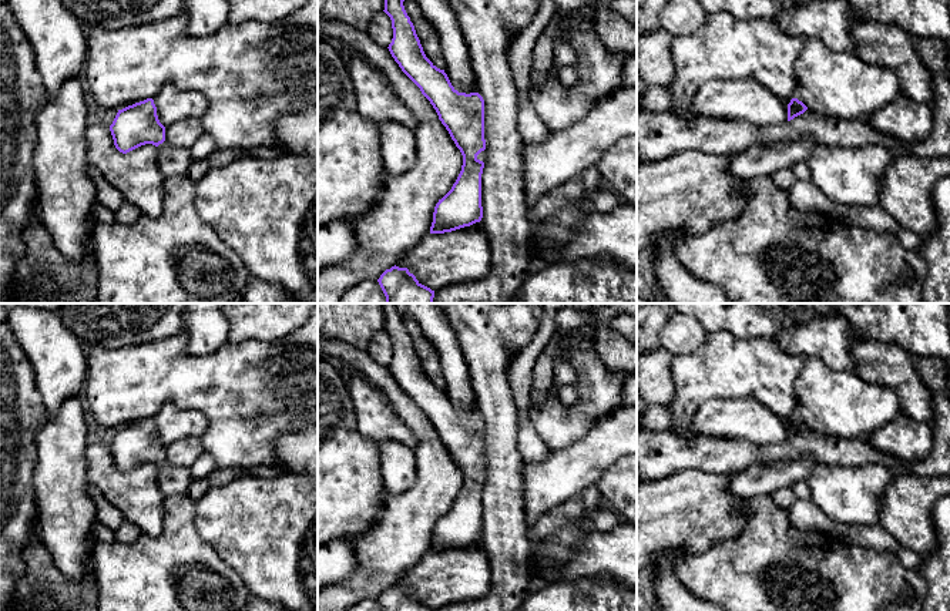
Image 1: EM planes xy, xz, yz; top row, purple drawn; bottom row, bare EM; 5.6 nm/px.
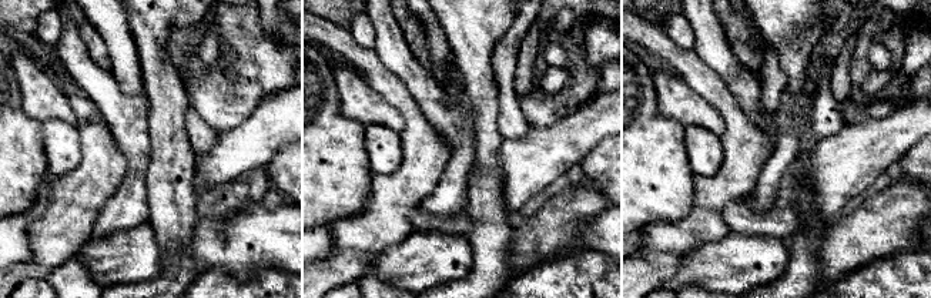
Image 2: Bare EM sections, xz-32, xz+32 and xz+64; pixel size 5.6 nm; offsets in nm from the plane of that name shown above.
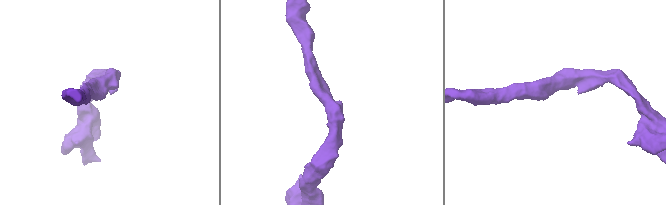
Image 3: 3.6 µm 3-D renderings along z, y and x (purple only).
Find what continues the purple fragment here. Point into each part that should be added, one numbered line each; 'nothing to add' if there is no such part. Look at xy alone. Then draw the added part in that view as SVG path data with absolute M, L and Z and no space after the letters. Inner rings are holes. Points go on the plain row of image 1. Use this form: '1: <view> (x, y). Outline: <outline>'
1: xy (171, 479). Outline: M162 461L157 466L157 481L164 497L185 494L194 477L187 467Z

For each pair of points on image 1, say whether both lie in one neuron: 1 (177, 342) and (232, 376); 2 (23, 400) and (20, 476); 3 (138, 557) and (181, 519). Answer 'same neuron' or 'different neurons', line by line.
1: same neuron
2: same neuron
3: same neuron

